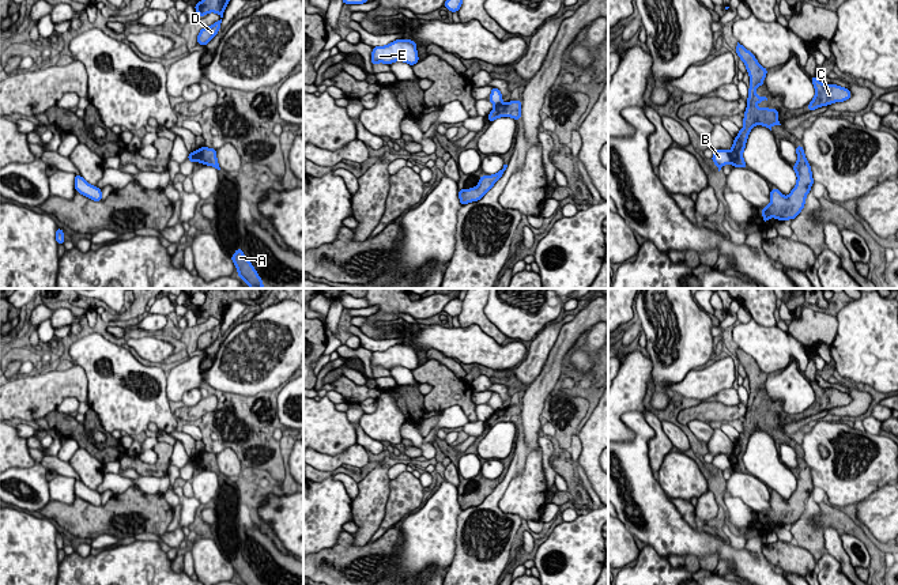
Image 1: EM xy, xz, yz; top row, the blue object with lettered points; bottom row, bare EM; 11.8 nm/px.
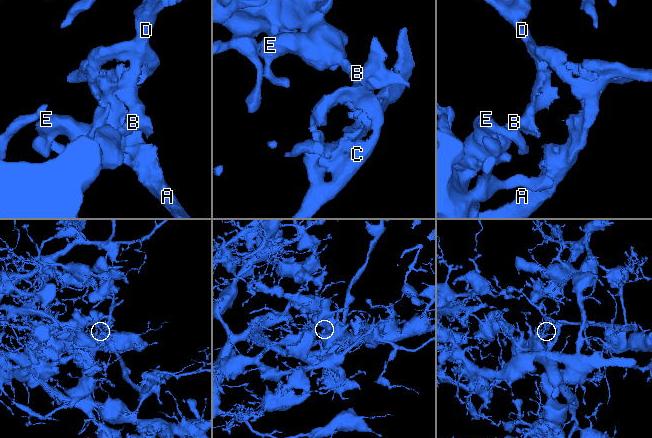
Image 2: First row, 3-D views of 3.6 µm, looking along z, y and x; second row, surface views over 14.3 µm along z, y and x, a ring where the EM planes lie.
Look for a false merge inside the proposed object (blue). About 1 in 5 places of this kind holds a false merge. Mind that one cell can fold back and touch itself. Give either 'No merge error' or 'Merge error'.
Merge error

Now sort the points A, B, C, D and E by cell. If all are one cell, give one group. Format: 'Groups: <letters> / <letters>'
Groups: A C D / B E

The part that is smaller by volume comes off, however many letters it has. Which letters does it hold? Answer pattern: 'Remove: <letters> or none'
Remove: A, C, D

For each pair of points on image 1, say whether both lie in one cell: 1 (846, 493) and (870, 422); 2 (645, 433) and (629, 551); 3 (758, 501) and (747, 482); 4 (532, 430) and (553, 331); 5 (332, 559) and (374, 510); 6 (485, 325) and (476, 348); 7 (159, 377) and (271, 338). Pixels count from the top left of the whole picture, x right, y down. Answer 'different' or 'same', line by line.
1: different
2: different
3: same
4: different
5: different
6: different
7: different

